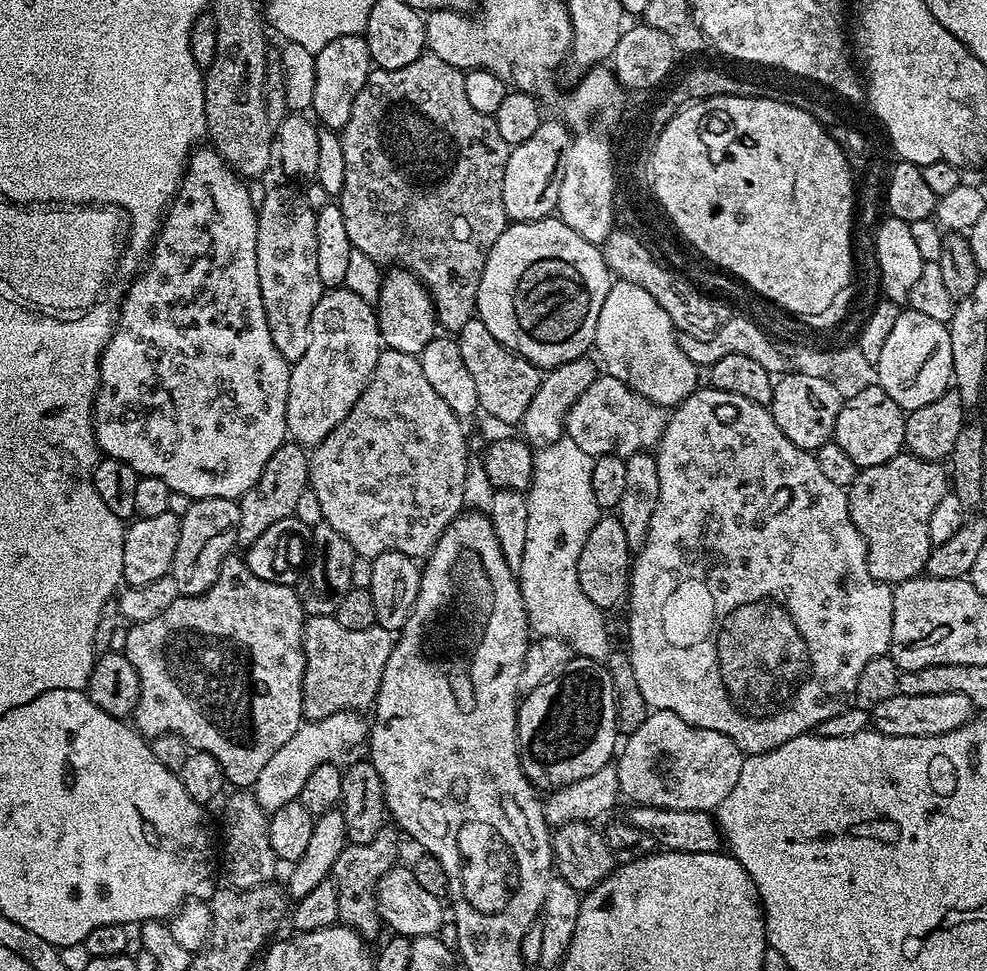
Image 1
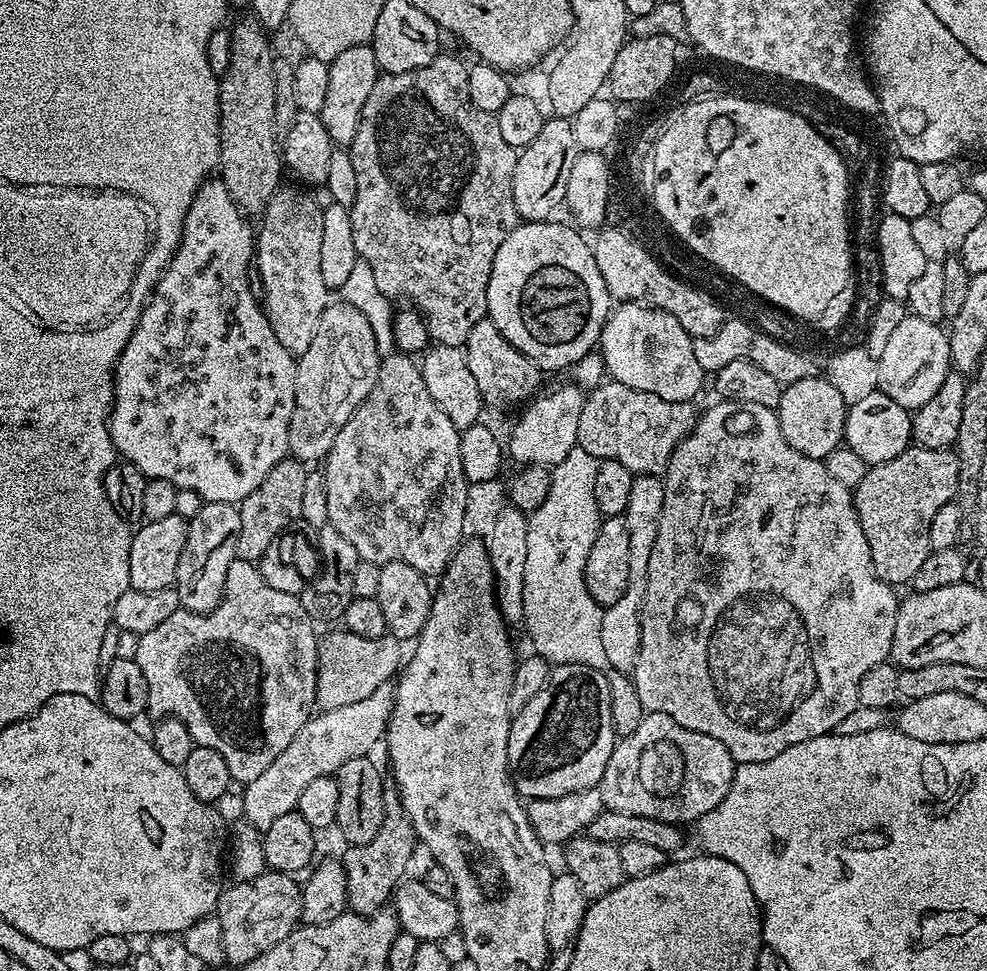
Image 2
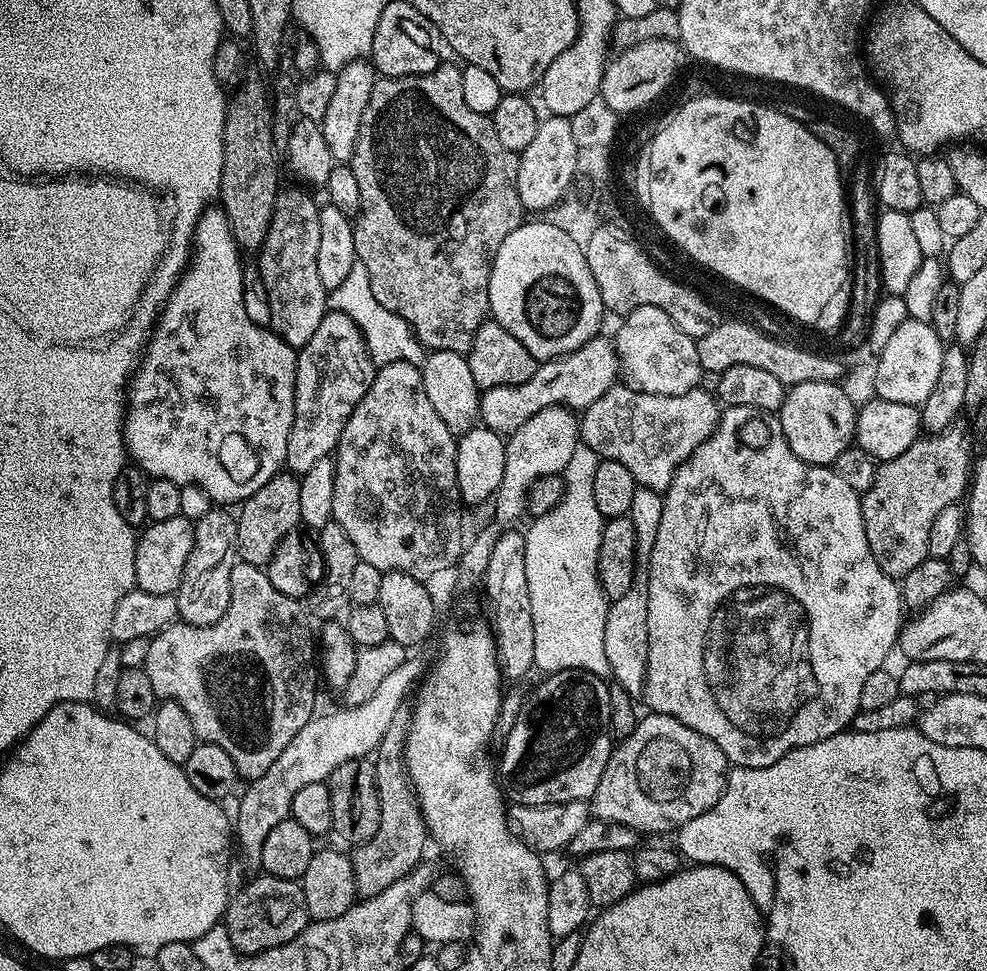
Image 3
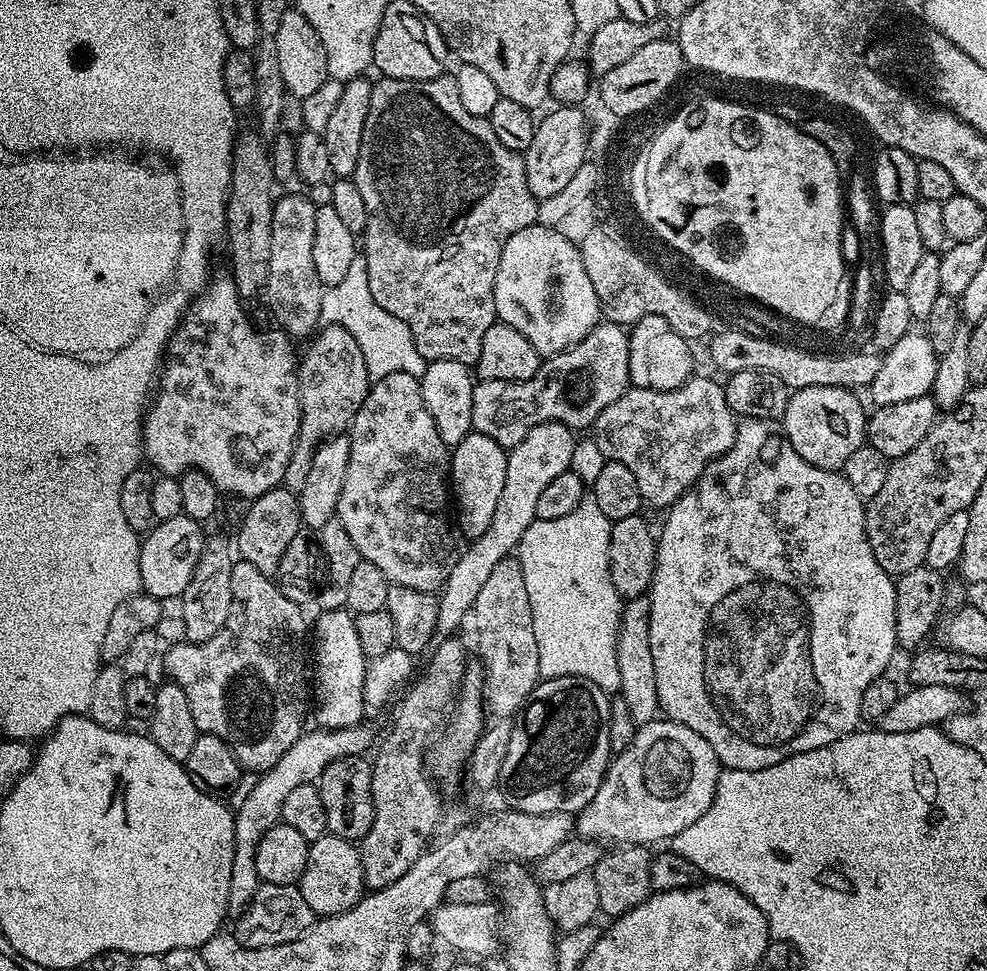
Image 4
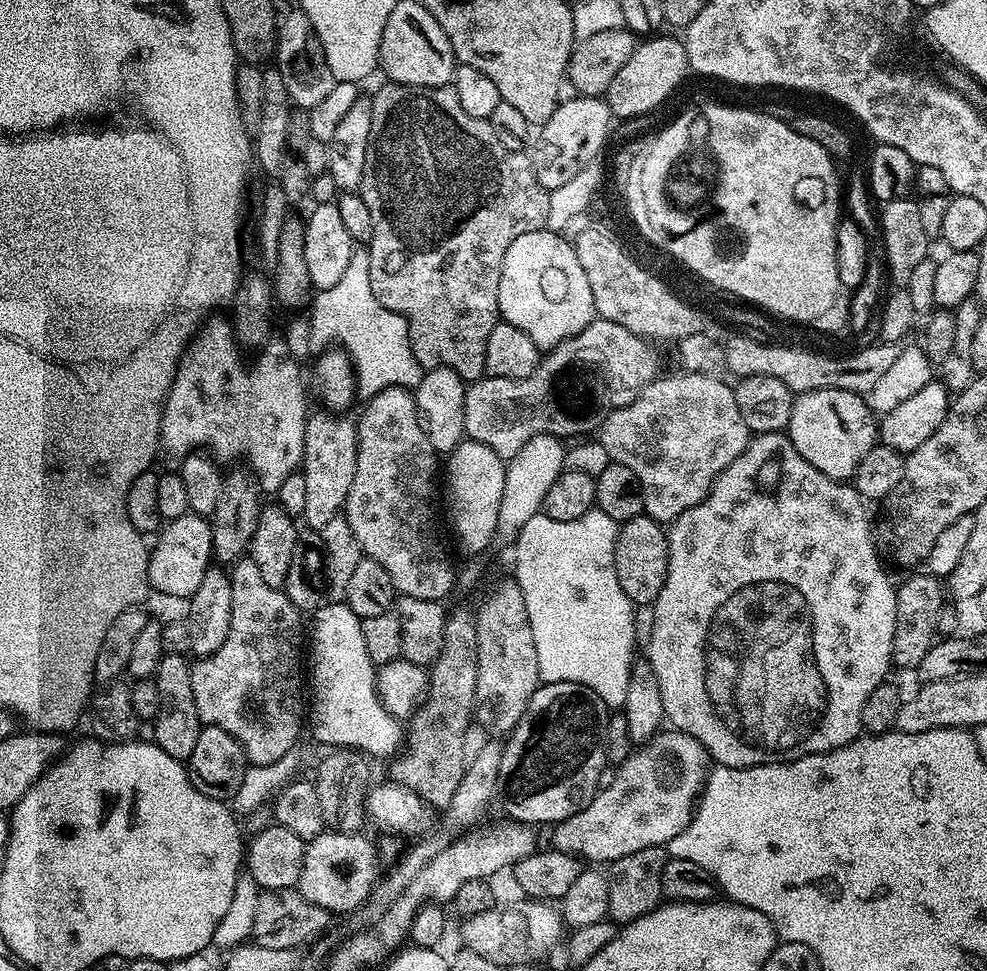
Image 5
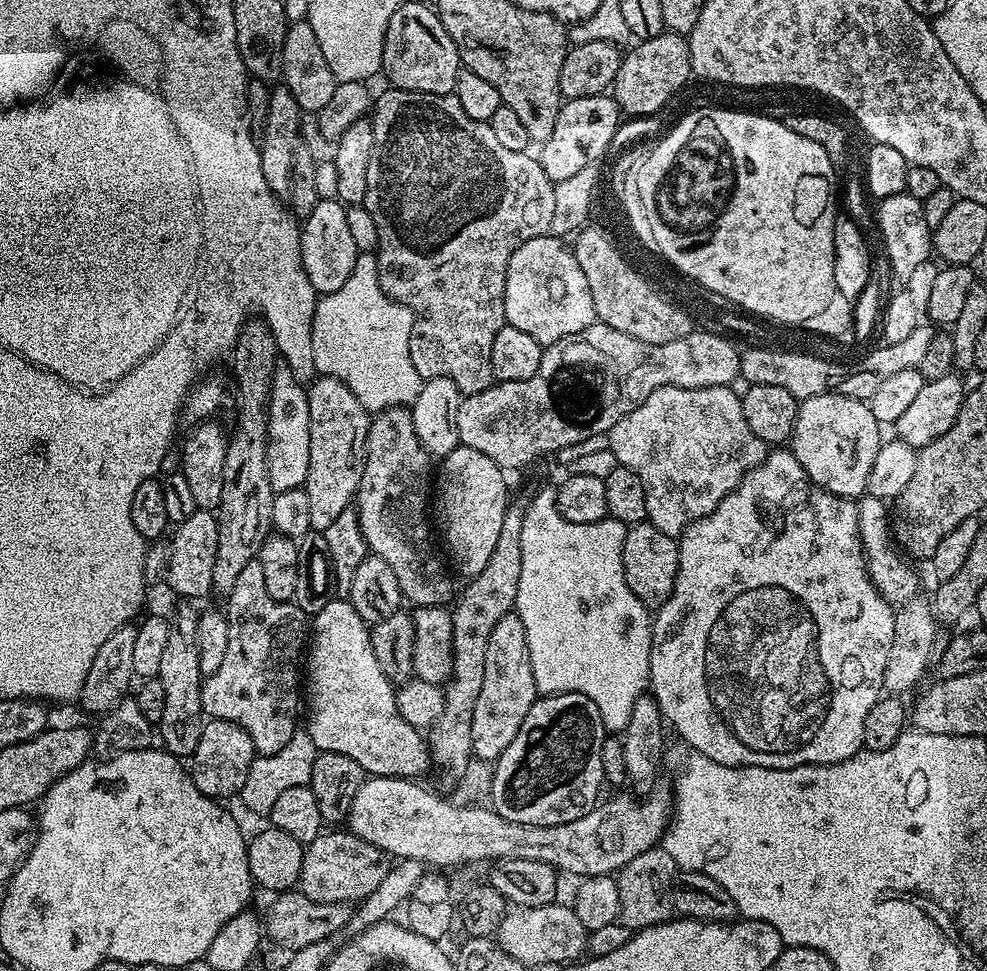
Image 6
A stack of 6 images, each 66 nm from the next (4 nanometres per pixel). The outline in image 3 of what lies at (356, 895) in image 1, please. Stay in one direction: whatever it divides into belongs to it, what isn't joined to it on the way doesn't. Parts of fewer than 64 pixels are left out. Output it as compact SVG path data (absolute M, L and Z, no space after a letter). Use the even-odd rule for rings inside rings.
M401 710L390 722L390 730L382 738L374 753L374 782L378 790L378 810L380 821L374 838L364 844L355 845L351 853L354 866L354 882L357 897L363 898L382 894L386 886L398 882L398 878L408 876L416 865L425 859L424 843L429 843L428 827L424 825L424 816L420 813L420 801L408 778L408 770L404 766L404 739L408 736L410 716Z

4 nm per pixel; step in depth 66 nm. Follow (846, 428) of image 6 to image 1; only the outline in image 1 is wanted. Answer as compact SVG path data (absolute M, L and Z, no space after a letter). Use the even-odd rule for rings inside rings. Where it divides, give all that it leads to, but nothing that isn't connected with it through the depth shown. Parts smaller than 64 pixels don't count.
M797 370L781 375L772 385L770 411L778 430L794 442L794 446L815 450L833 439L842 403L841 389L822 377Z

